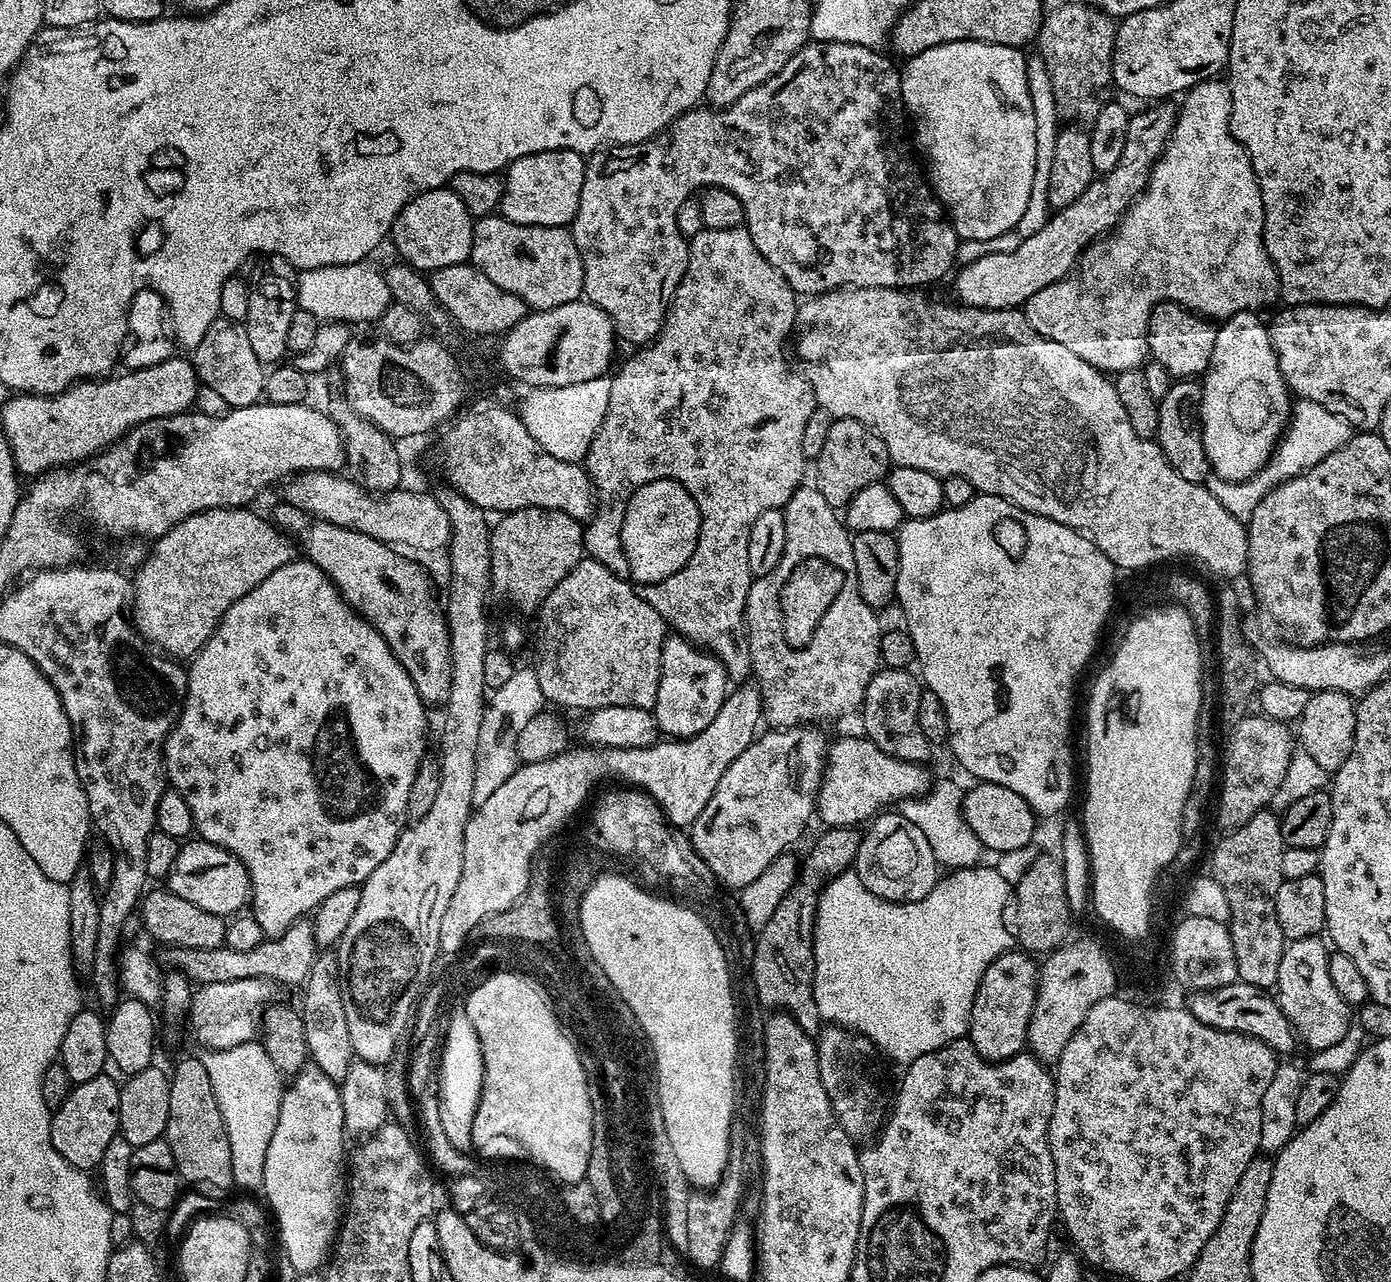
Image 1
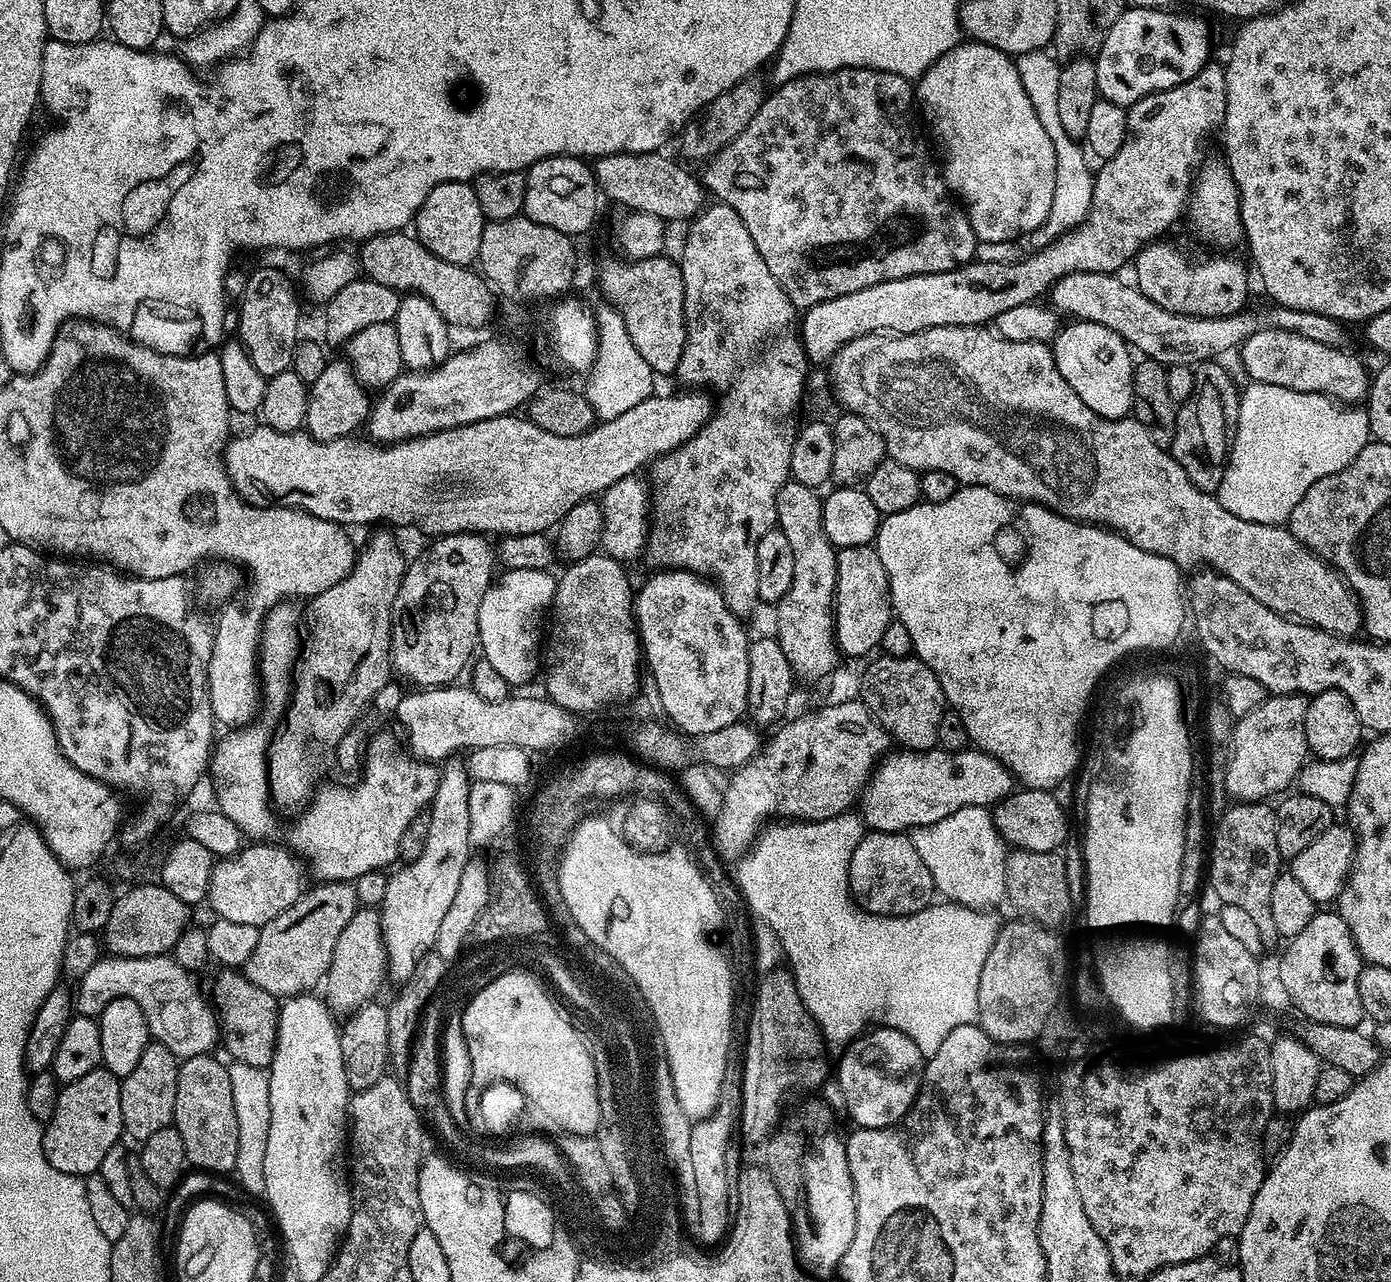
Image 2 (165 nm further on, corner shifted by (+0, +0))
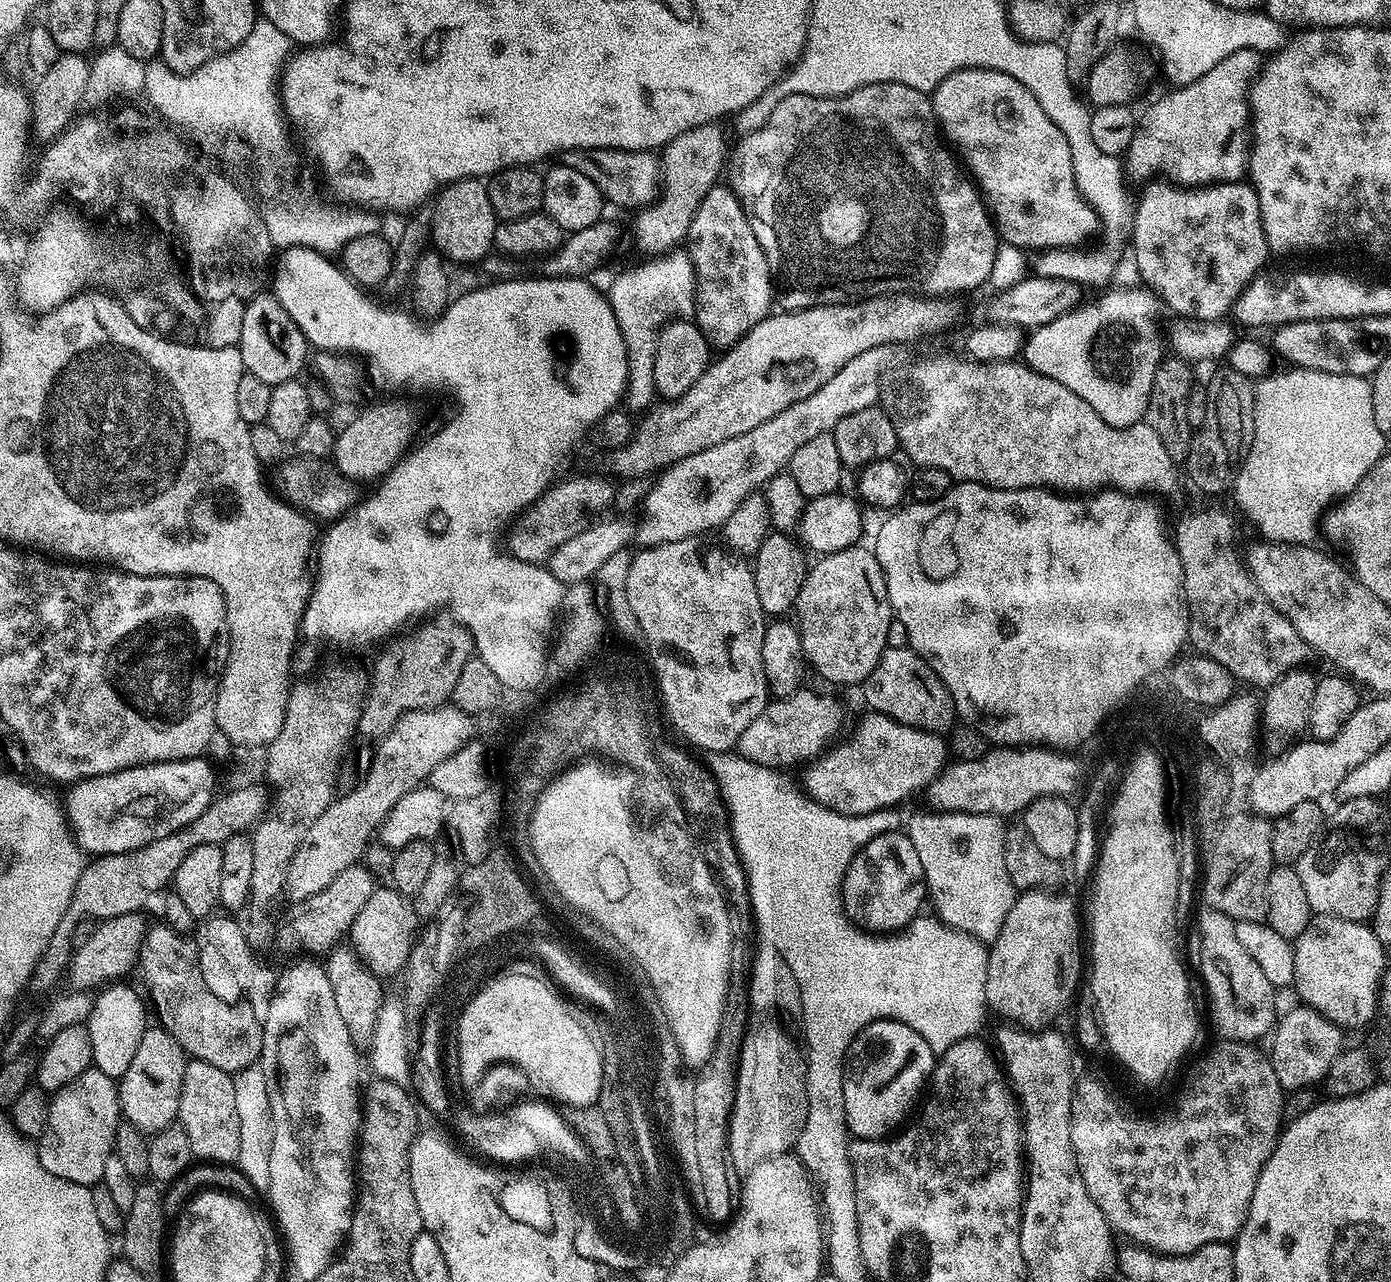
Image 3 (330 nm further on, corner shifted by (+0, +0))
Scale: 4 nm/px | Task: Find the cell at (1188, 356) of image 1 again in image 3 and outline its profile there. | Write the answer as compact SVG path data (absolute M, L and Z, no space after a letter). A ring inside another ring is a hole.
M1167 179L1156 180L1153 184L1148 184L1144 188L1144 193L1140 196L1140 201L1135 201L1134 215L1130 220L1132 228L1132 256L1136 259L1136 272L1141 276L1143 283L1163 302L1163 305L1177 312L1180 316L1189 316L1187 319L1192 322L1216 322L1224 315L1227 317L1232 311L1232 305L1236 303L1245 285L1255 277L1270 257L1270 249L1266 242L1266 234L1262 226L1262 214L1260 213L1260 203L1258 194L1252 189L1248 182L1221 182L1209 184L1207 186L1181 186L1176 182L1169 182Z

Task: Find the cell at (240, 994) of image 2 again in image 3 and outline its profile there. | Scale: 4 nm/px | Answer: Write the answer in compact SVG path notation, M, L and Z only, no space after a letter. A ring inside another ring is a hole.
M160 922L153 928L151 925L140 947L138 964L141 969L144 967L147 995L155 1019L160 1019L159 1027L167 1030L191 1059L210 1062L210 1066L233 1074L259 1061L264 1041L261 1017L240 1004L222 1002L212 993L202 979L199 948L191 937L166 930Z

